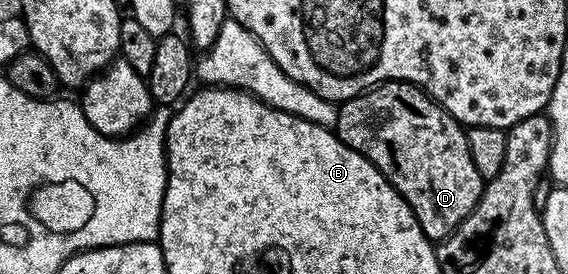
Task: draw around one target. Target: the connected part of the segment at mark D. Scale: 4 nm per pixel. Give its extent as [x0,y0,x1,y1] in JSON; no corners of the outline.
[334,80,486,242]

